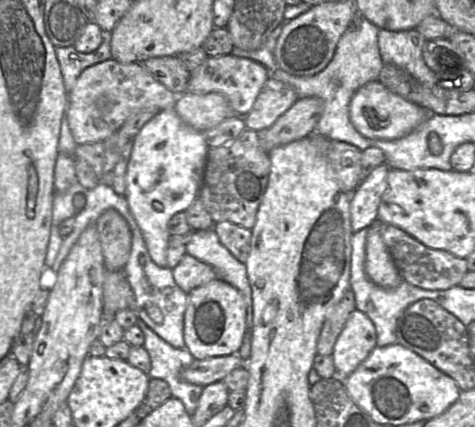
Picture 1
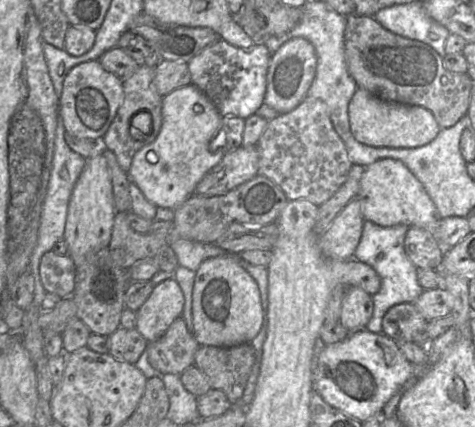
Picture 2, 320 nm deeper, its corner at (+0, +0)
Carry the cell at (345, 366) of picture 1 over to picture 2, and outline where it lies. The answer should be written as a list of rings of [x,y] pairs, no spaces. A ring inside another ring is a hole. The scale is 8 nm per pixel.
[[[357,286],[349,287],[342,300],[340,322],[350,333],[366,329],[373,308],[373,300],[369,293]]]

